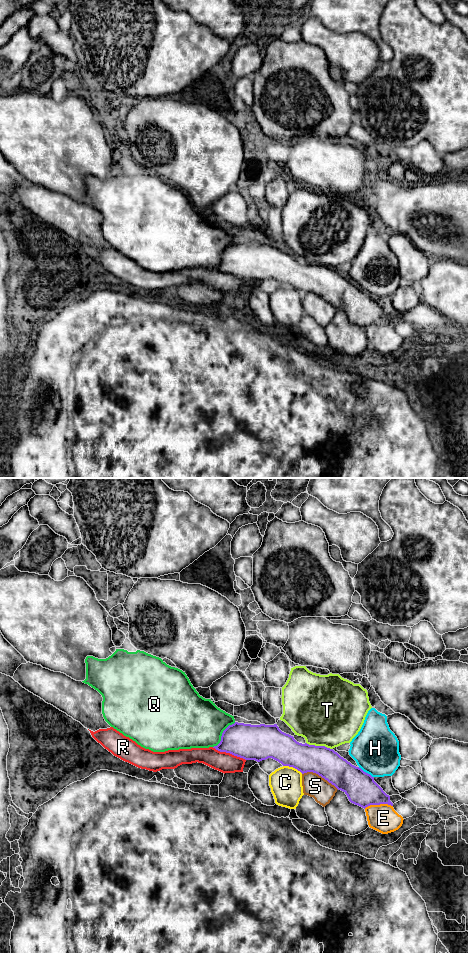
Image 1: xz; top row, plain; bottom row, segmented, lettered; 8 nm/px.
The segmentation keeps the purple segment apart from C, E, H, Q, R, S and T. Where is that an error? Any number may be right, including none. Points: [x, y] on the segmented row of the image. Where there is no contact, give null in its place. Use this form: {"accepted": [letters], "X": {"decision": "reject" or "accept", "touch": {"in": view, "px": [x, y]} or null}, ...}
{"accepted": ["R"], "C": {"decision": "reject", "touch": {"in": "xz", "px": [293, 767]}}, "E": {"decision": "reject", "touch": {"in": "xz", "px": [378, 804]}}, "H": {"decision": "reject", "touch": {"in": "xz", "px": [365, 772]}}, "Q": {"decision": "reject", "touch": {"in": "xz", "px": [222, 734]}}, "R": {"decision": "accept", "touch": {"in": "xz", "px": [229, 752]}}, "S": {"decision": "reject", "touch": {"in": "xz", "px": [320, 775]}}, "T": {"decision": "reject", "touch": {"in": "xz", "px": [319, 746]}}}

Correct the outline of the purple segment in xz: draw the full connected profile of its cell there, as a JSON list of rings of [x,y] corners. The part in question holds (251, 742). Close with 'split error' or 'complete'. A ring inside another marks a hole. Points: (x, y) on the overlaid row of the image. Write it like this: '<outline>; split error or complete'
[[[235,722],[223,731],[217,746],[165,752],[145,749],[113,727],[89,731],[114,756],[153,772],[198,762],[224,774],[235,773],[243,772],[247,760],[260,762],[272,758],[302,774],[318,774],[343,791],[351,803],[364,809],[370,805],[393,806],[390,796],[370,774],[352,765],[333,749],[297,742],[293,736],[282,732],[277,724]]]; split error

